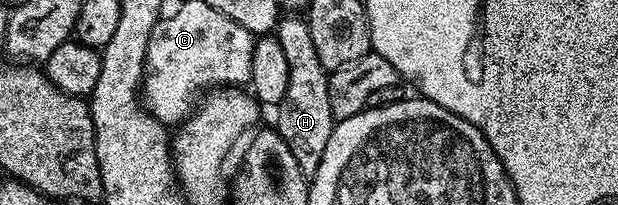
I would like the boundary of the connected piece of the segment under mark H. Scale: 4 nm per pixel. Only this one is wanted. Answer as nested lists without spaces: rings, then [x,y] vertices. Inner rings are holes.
[[[282,17],[278,21],[275,36],[279,44],[283,44],[283,53],[287,55],[289,69],[287,96],[276,111],[278,114],[275,129],[279,136],[283,136],[287,148],[291,148],[291,156],[295,156],[306,178],[311,180],[323,160],[323,148],[327,148],[327,140],[331,140],[335,125],[328,96],[329,74],[323,64],[319,64],[319,52],[315,52],[315,43],[311,41],[311,28],[304,17]]]

